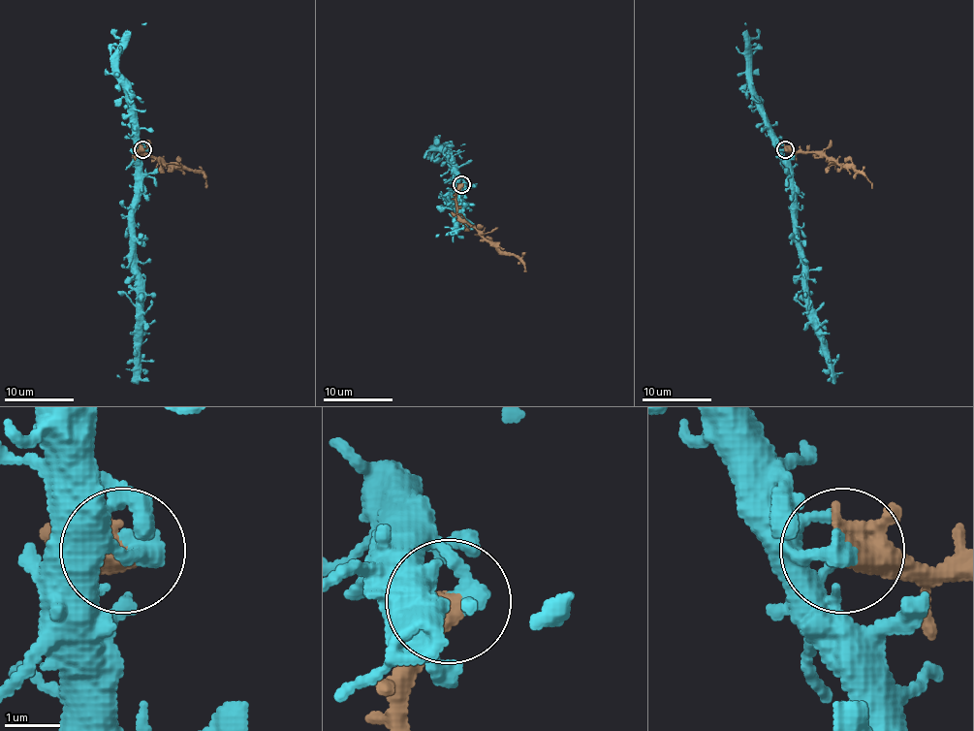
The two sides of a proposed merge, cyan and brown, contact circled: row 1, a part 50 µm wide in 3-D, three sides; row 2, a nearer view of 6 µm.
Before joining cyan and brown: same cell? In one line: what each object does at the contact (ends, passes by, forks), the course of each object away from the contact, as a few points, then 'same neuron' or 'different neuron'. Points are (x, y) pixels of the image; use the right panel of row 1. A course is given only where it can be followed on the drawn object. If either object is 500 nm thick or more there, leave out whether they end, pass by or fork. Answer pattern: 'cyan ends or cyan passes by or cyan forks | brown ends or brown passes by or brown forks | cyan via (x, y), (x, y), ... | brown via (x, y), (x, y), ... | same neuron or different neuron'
cyan ends | brown passes by | cyan via (784, 147), (777, 151), (792, 184), (793, 241), (801, 259), (807, 319), (821, 341), (834, 381), (836, 374) | brown via (784, 149), (832, 156), (840, 165), (856, 169), (872, 187) | different neuron

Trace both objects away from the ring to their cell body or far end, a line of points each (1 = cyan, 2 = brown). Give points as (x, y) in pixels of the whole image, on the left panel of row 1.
1: (142, 147), (139, 179), (136, 184), (136, 374), (130, 381), (116, 374)
2: (142, 149), (137, 151), (160, 156), (168, 165), (194, 169), (206, 179), (204, 187)

